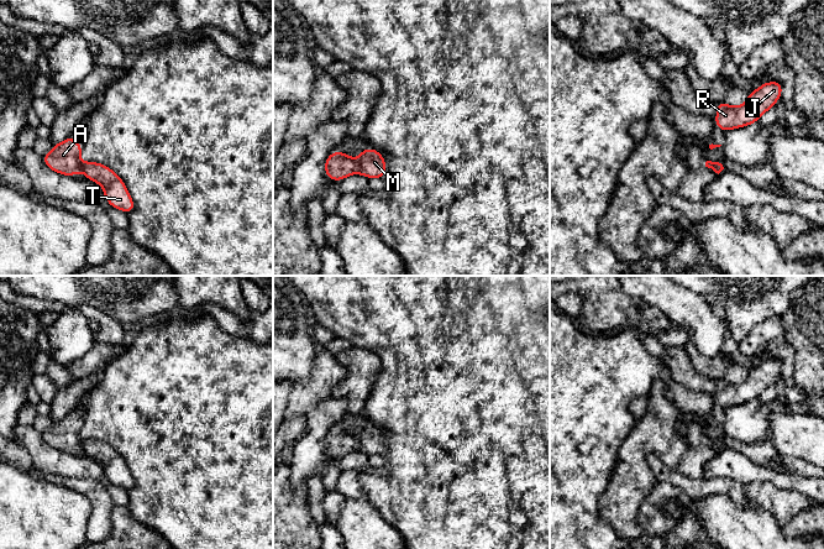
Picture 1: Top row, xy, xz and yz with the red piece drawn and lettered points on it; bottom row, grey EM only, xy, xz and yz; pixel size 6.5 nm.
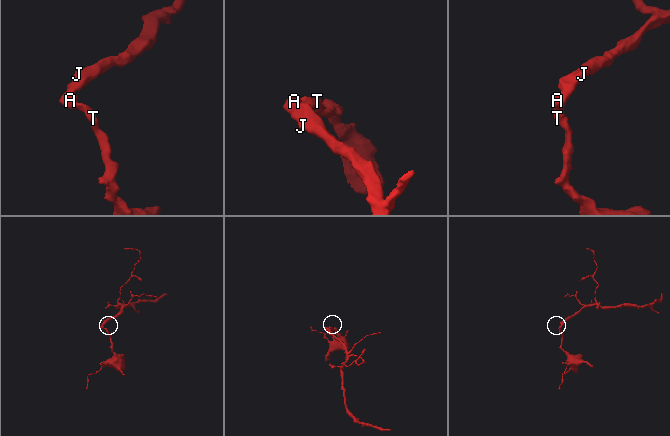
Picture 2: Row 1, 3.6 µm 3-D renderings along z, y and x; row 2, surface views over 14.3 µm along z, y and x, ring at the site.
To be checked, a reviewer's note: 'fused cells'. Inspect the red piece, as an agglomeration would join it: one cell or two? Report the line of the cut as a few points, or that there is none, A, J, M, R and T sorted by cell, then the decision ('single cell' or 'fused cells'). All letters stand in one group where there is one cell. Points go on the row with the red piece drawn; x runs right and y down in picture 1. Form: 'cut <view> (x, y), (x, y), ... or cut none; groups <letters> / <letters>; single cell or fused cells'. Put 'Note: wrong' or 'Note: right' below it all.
cut xz (356, 160), (358, 171); groups A J R / M T; fused cells
Note: right

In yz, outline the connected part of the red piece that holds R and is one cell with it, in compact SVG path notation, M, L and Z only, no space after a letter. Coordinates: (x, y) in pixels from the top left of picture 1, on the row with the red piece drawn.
M768 82L750 93L741 106L730 106L718 103L715 125L724 132L741 126L751 125L761 119L762 114L773 108L782 94L782 84Z

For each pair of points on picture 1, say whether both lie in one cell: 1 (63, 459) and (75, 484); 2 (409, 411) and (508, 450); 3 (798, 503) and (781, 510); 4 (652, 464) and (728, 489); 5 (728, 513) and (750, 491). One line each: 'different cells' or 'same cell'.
1: different cells
2: same cell
3: same cell
4: same cell
5: different cells

